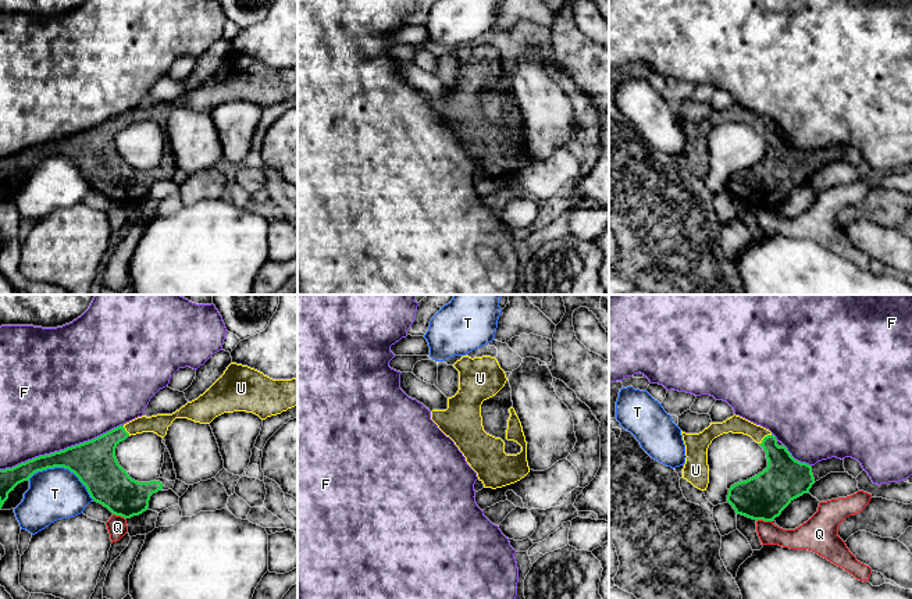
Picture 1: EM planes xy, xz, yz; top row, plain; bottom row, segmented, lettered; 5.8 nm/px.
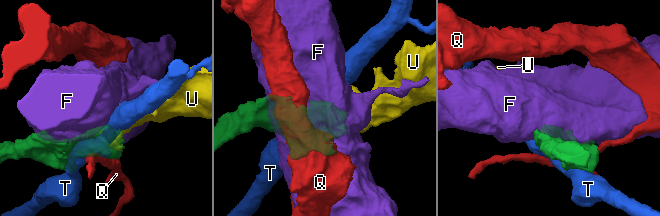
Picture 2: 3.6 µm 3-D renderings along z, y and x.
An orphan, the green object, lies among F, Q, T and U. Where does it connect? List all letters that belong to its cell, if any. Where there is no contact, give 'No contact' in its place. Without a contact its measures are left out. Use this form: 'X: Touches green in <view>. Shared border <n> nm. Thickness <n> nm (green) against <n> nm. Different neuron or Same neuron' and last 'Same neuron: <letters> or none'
F: Touches green in xy. Shared border 750 nm. Thickness 260 nm (green) against 480 nm. Different neuron
Q: Touches green in yz. Shared border 100 nm. Thickness 260 nm (green) against 130 nm. Different neuron
T: Touches green in xy. Shared border 400 nm. Thickness 260 nm (green) against 300 nm. Different neuron
U: Touches green in yz. Shared border 90 nm. Thickness 240 nm (green) against 110 nm. Same neuron
Same neuron: U

